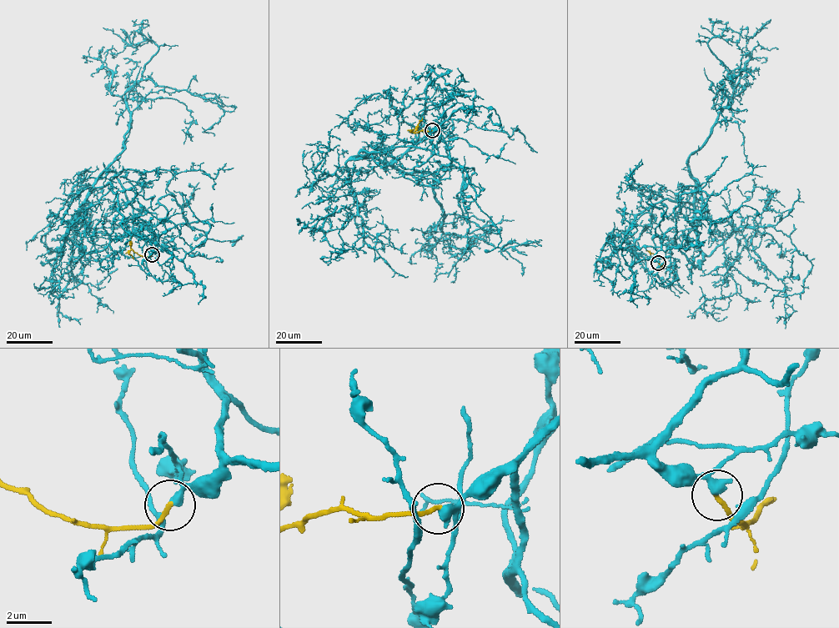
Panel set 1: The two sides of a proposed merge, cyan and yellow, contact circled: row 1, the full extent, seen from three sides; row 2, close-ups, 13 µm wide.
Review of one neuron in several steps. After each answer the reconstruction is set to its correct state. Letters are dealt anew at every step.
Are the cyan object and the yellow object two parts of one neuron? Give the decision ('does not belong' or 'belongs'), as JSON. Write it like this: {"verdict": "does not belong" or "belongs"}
{"verdict": "belongs"}

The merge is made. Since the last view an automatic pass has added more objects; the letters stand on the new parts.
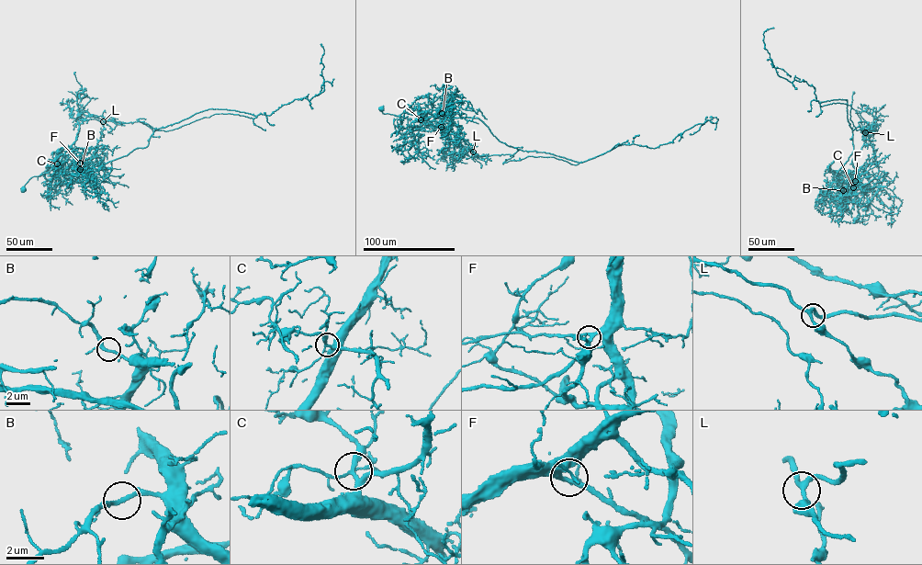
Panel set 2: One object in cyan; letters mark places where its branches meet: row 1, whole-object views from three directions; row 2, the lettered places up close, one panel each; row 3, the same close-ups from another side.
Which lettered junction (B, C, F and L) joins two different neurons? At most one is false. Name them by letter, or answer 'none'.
C

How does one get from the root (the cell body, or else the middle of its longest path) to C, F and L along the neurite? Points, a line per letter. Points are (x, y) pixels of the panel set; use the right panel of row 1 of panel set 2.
C: (856, 220), (860, 214), (857, 203), (845, 197), (853, 187)
F: (856, 220), (860, 214), (857, 203), (844, 197), (843, 190), (855, 181)
L: (856, 220), (860, 214), (857, 203), (845, 196), (854, 184), (852, 160), (870, 136), (871, 127), (865, 132)

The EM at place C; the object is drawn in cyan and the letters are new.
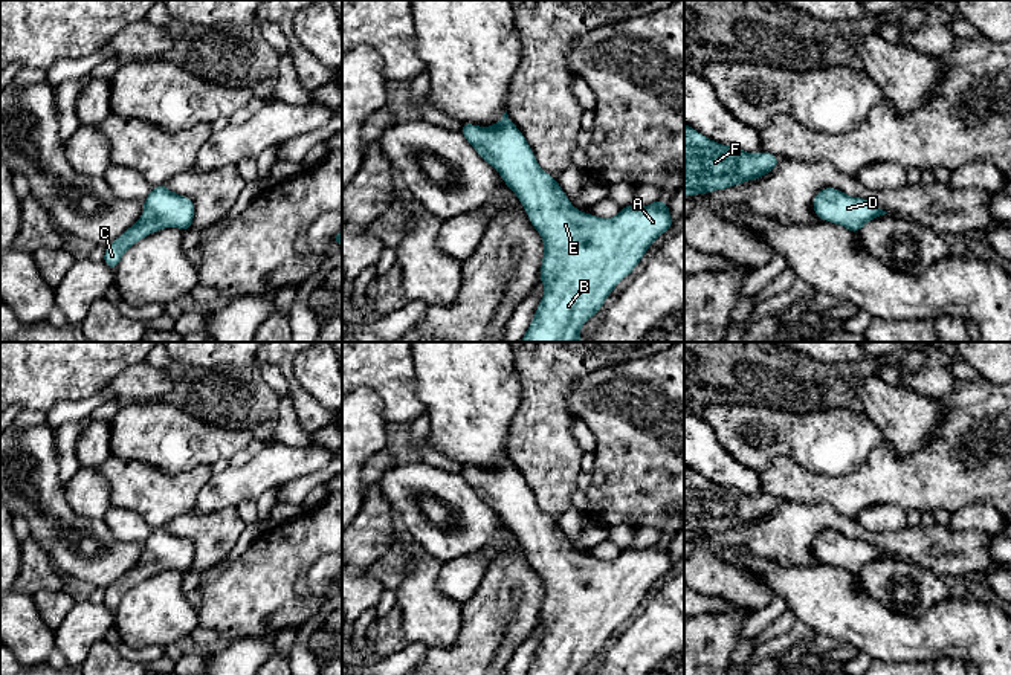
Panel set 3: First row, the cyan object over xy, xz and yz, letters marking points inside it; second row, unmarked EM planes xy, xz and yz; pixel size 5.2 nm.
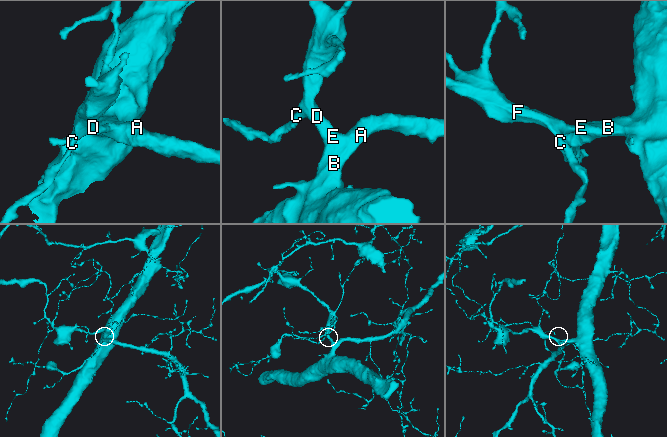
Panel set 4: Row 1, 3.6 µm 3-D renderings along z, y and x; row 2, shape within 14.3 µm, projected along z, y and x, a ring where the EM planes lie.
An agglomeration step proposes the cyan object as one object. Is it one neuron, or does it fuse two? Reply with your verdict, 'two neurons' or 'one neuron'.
two neurons

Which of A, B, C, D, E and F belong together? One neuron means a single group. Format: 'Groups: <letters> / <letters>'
Groups: A B D E / C F

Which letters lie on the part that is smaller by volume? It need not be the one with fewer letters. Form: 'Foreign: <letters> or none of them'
Foreign: C, F

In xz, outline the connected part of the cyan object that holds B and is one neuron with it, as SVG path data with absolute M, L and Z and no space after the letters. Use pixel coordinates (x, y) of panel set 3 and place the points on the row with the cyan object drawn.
M522 133L518 136L518 163L501 165L498 173L544 241L539 283L545 286L545 293L521 342L583 342L579 336L583 324L600 312L605 299L635 269L649 246L673 226L669 205L663 199L640 208L628 205L612 218L585 214L571 205L557 180L539 166Z

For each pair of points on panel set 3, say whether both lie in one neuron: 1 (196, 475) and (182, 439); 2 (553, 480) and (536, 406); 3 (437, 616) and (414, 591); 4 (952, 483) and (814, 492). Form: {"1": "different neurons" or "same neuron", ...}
{"1": "different neurons", "2": "same neuron", "3": "same neuron", "4": "same neuron"}

